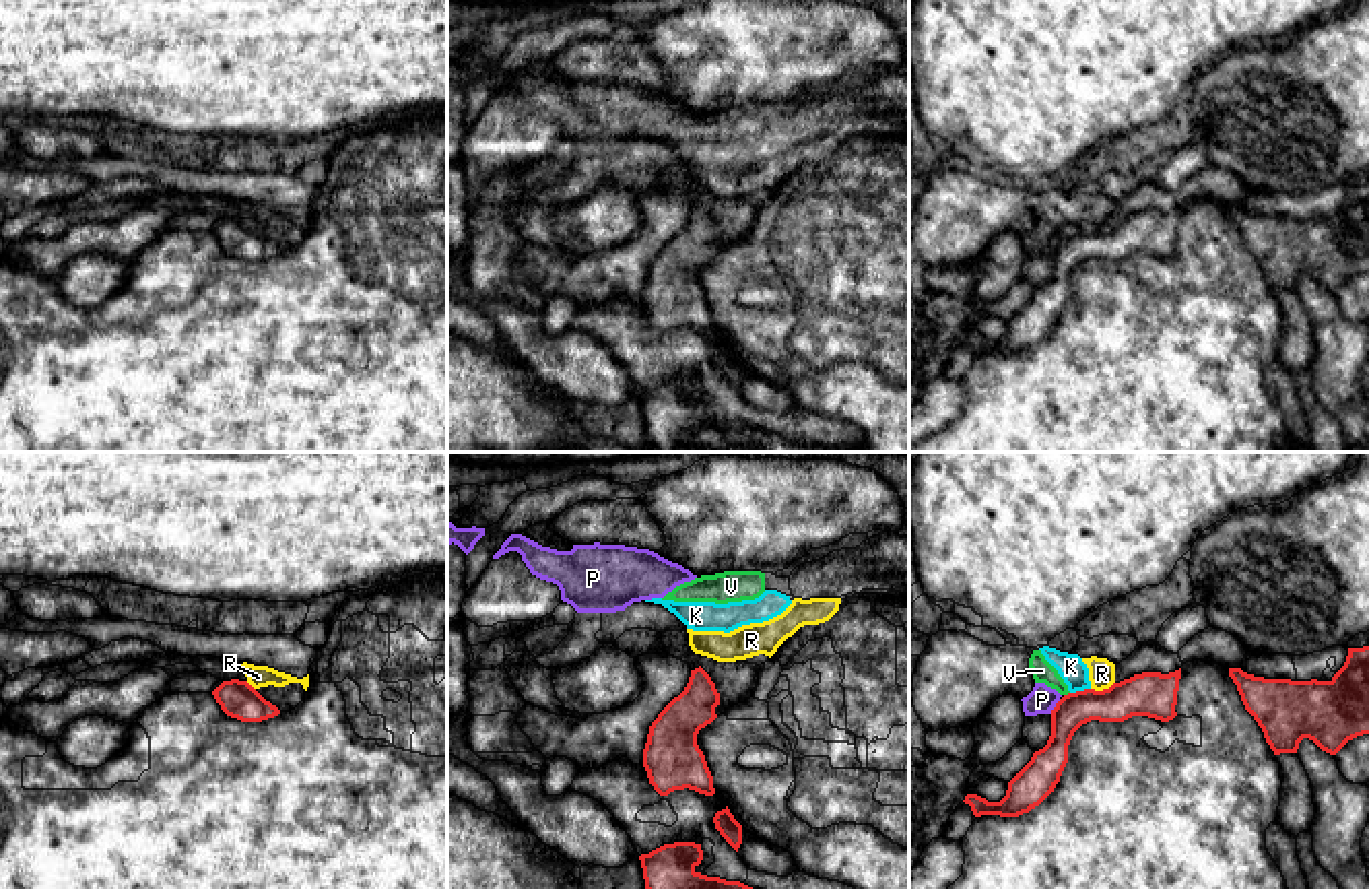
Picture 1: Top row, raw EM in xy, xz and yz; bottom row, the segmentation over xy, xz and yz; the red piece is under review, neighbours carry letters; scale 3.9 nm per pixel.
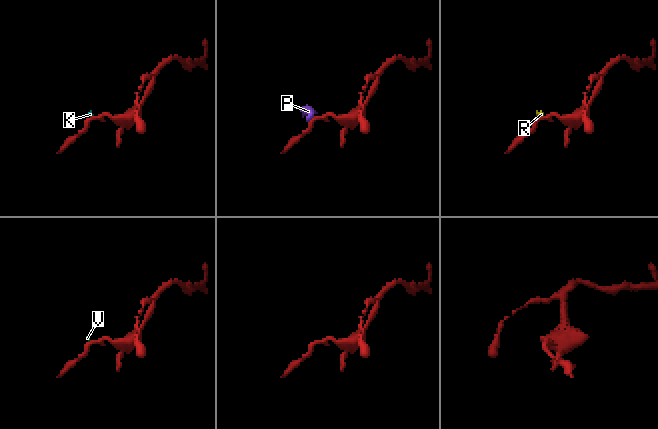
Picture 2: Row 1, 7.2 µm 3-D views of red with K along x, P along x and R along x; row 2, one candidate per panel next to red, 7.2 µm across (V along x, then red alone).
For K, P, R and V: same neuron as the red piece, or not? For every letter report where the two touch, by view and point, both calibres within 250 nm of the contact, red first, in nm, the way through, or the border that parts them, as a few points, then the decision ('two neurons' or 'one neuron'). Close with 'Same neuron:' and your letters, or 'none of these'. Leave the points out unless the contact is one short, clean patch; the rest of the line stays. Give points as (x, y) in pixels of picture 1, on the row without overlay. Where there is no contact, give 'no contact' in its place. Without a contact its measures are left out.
K: yz (1079, 229) | 160/110 nm | along yz (1089, 225), (1071, 232) | two neurons
P: yz (1056, 244) | 140/110 nm | along yz (1060, 238), (1050, 250) | two neurons
R: yz (1104, 227) | 180/110 nm | along yz (1114, 219), (1108, 225), (1091, 227) | two neurons
V: yz (1069, 232) | 150/90 nm | along yz (1069, 229), (1064, 234) | two neurons
Same neuron: none of these

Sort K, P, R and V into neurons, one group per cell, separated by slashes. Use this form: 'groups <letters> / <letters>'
groups K P R V

